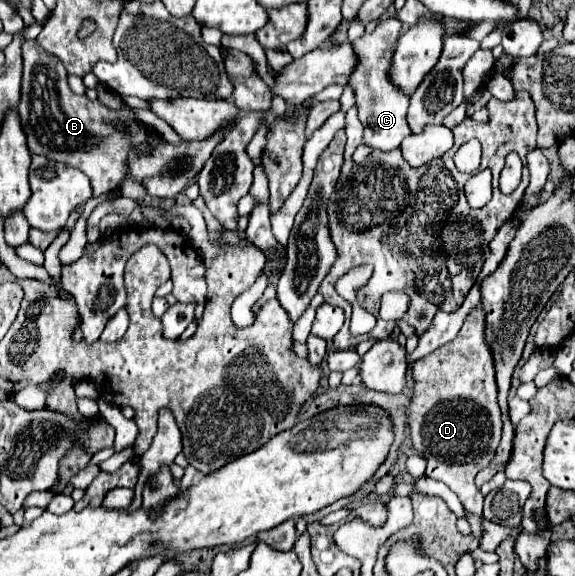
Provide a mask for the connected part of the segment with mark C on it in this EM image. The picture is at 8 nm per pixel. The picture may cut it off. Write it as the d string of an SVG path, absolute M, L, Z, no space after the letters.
M397 17L381 19L377 29L371 35L363 35L353 43L353 49L359 55L359 67L357 67L355 75L351 75L349 85L353 85L353 89L355 89L359 121L365 127L363 143L369 145L371 149L379 149L379 151L393 151L401 145L401 141L405 137L411 135L411 129L407 123L409 97L399 95L399 91L395 91L395 89L391 91L391 82L388 77L391 55L395 51L399 31L401 31L401 21Z

